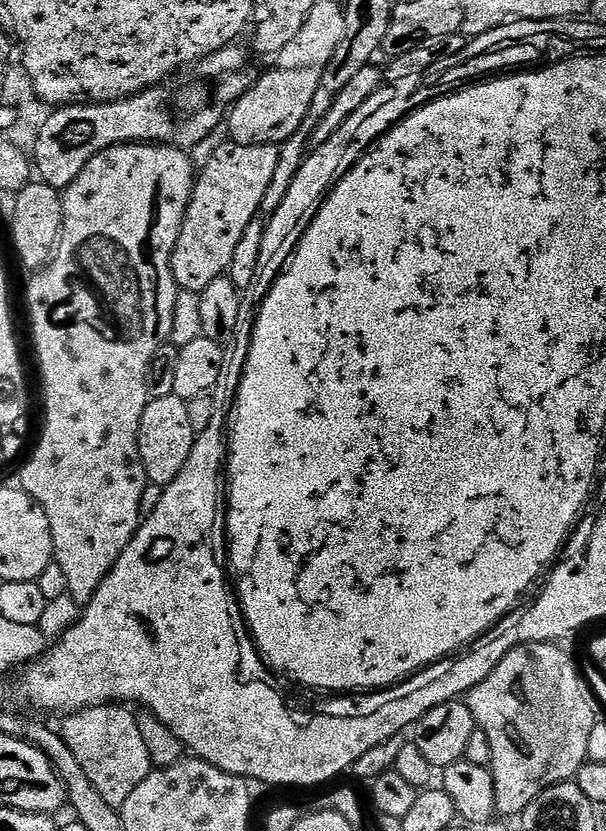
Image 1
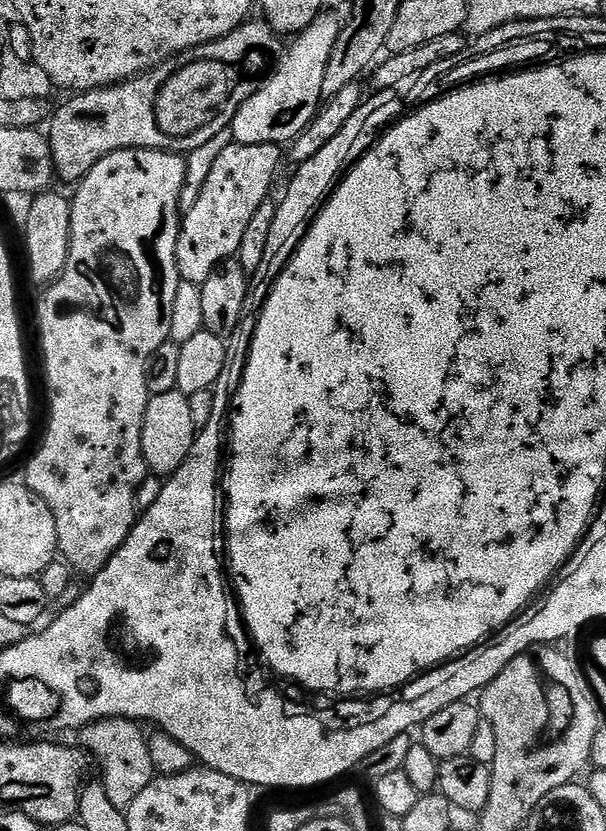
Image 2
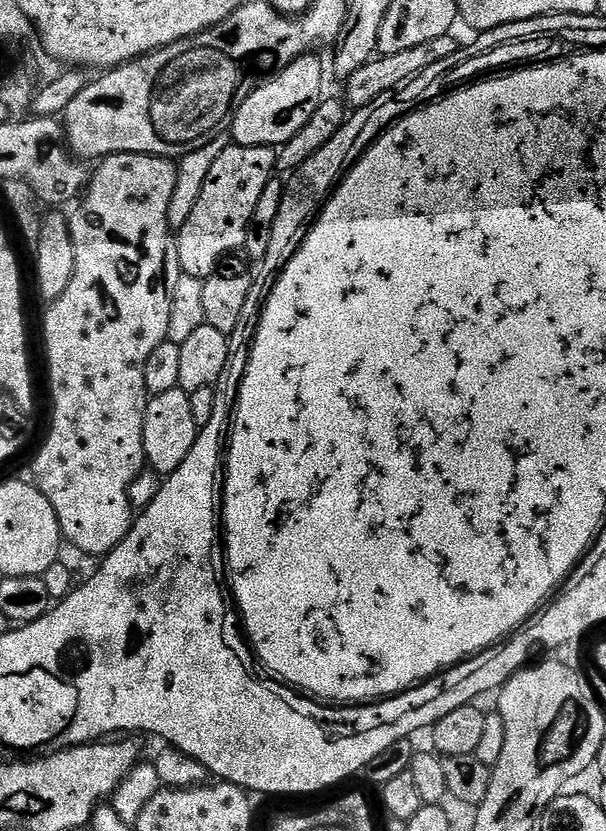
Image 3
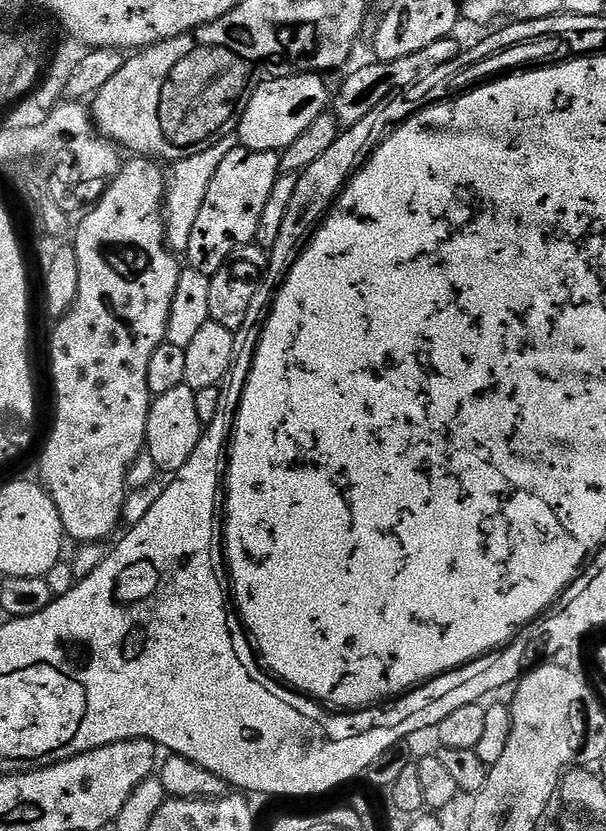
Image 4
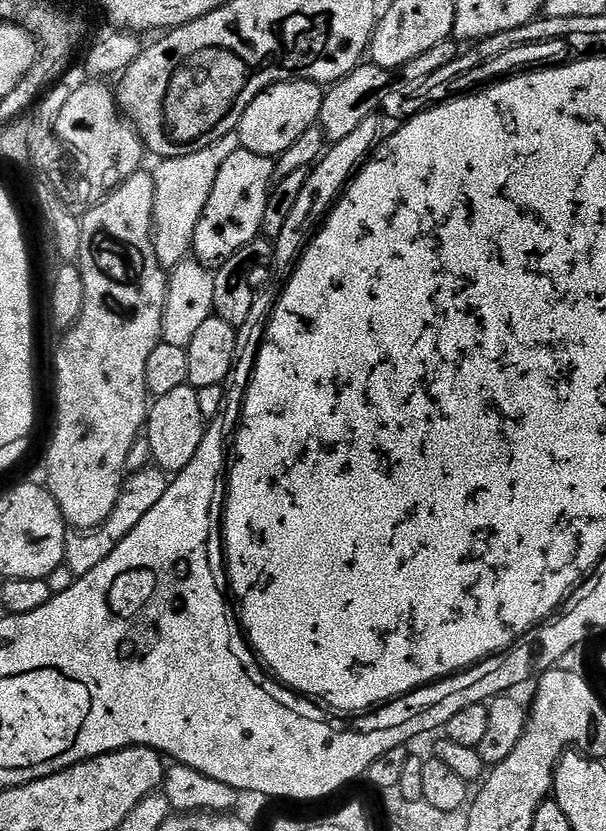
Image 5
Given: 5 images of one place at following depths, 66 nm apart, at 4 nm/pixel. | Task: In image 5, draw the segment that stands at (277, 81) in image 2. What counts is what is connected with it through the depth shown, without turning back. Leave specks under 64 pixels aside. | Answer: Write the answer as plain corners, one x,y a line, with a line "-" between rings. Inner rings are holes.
287,80
281,84
271,84
250,106
246,106
246,114
240,119
240,146
254,154
278,158
294,142
306,134
306,130
317,127
325,89
313,80

